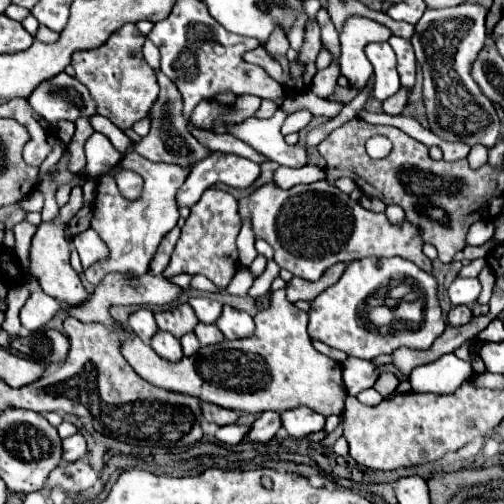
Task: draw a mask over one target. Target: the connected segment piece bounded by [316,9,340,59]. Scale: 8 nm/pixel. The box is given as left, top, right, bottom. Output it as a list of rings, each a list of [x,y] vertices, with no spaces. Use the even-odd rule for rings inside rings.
[[[320,9],[316,19],[318,19],[320,31],[322,31],[322,43],[332,53],[332,59],[336,59],[338,53],[340,53],[340,41],[338,41],[338,31],[334,29],[334,23],[332,23],[328,11],[326,9]]]

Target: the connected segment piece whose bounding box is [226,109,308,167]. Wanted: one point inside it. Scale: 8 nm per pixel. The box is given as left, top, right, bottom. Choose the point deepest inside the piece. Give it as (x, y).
(263, 135)

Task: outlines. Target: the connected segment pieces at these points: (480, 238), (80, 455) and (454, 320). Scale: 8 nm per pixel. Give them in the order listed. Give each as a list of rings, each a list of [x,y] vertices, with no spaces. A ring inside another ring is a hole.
[[[478,221],[471,225],[466,236],[466,245],[482,245],[494,235],[492,221]]]
[[[82,433],[64,439],[62,447],[64,447],[64,461],[68,461],[68,463],[72,463],[76,459],[84,459],[88,455],[88,445],[86,445],[86,439],[82,437]]]
[[[466,305],[452,307],[452,309],[450,309],[450,313],[448,313],[448,323],[450,323],[452,327],[466,325],[470,319],[472,319],[472,309],[470,309],[470,307],[466,307]]]

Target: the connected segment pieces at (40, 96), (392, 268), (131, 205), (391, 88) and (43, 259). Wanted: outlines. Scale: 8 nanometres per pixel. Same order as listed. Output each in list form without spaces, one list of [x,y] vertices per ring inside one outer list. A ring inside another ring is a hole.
[[[68,73],[54,75],[52,79],[40,83],[40,87],[36,87],[36,91],[28,97],[28,103],[52,127],[62,119],[76,121],[96,113],[96,105],[88,89]]]
[[[400,257],[358,259],[348,263],[338,283],[334,283],[316,299],[310,301],[308,335],[310,339],[318,339],[334,349],[348,353],[350,357],[360,359],[372,359],[384,353],[392,353],[398,347],[428,349],[434,343],[434,339],[442,335],[442,331],[446,329],[436,293],[438,293],[436,279],[430,273],[416,267],[414,263],[408,263],[406,259]],[[418,299],[420,303],[424,303],[420,323],[404,321],[404,325],[376,325],[370,319],[370,311],[378,305],[388,305],[390,301],[396,301],[396,305],[402,301],[412,303]]]
[[[130,151],[120,161],[122,167],[128,167],[142,175],[144,179],[144,191],[138,201],[128,201],[120,195],[112,175],[102,175],[98,179],[98,195],[92,209],[92,229],[98,231],[98,235],[106,241],[110,247],[110,257],[106,261],[94,263],[86,269],[86,281],[98,287],[108,273],[122,273],[130,277],[142,277],[148,273],[148,265],[162,241],[162,237],[172,231],[178,223],[178,205],[176,205],[176,191],[188,177],[190,169],[182,169],[178,165],[170,163],[152,163],[138,155],[136,151]]]
[[[370,43],[364,51],[368,61],[374,67],[375,80],[378,84],[373,86],[372,96],[378,101],[384,101],[400,89],[400,77],[396,71],[396,55],[390,43]]]
[[[76,185],[76,187],[72,187],[70,201],[64,207],[60,207],[58,221],[42,223],[36,231],[36,235],[32,239],[32,247],[30,247],[30,275],[34,275],[38,279],[40,287],[48,295],[60,299],[66,305],[76,305],[86,299],[86,289],[84,289],[78,273],[70,265],[70,243],[64,237],[64,225],[72,221],[72,217],[80,211],[80,207],[82,207],[82,187]]]

